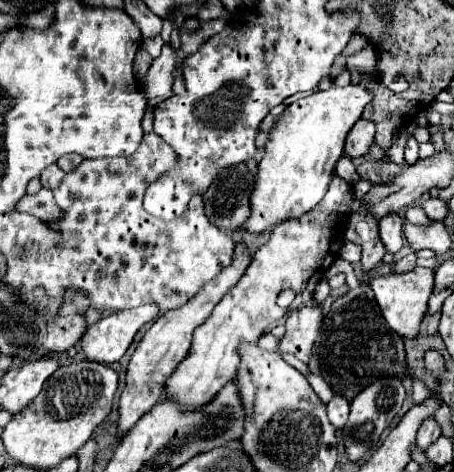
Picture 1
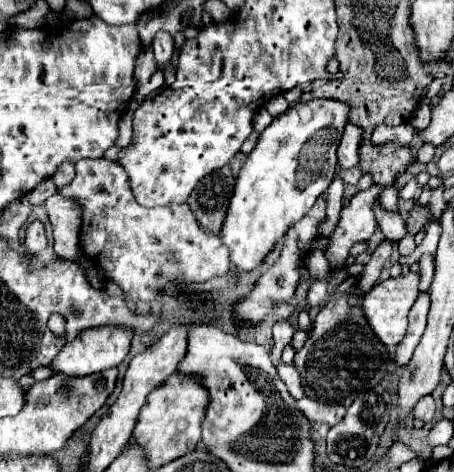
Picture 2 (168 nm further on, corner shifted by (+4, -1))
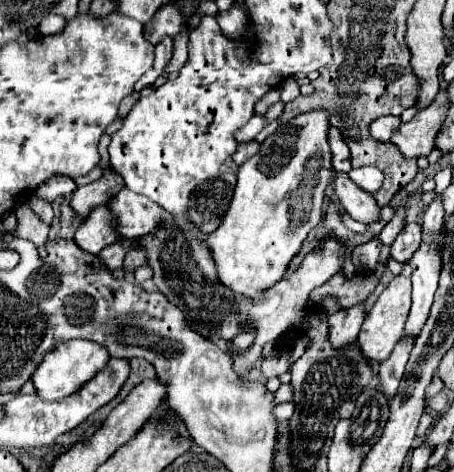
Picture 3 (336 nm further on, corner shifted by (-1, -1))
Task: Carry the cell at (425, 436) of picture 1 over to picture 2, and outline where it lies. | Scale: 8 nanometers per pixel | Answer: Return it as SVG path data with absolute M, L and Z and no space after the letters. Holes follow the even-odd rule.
M423 396L423 398L415 404L415 408L413 408L411 414L413 414L413 418L431 424L431 422L433 422L433 416L435 416L435 402L433 402L433 398L431 398L431 396Z

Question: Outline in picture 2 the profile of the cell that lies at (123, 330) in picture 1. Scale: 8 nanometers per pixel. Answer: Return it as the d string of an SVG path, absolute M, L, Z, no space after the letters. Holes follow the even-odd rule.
M125 326L87 328L73 342L65 344L65 348L61 350L61 356L57 356L57 360L53 360L51 366L55 368L55 372L67 374L67 376L85 376L85 374L103 372L107 368L115 368L127 356L133 336L135 336L135 332Z

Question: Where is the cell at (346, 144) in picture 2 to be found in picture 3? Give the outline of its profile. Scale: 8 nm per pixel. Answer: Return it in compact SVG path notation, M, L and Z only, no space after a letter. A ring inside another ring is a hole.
M336 128L328 130L328 142L332 150L332 166L336 172L350 172L350 150Z

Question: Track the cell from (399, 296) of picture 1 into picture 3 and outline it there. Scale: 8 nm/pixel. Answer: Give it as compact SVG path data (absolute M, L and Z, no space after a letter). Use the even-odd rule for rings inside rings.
M394 276L394 280L384 288L384 292L378 296L376 304L368 312L368 318L364 318L364 324L358 334L358 344L362 348L362 354L370 362L382 362L386 356L390 356L392 348L398 344L402 336L402 328L406 322L406 316L410 312L410 292L412 292L412 282L406 276Z

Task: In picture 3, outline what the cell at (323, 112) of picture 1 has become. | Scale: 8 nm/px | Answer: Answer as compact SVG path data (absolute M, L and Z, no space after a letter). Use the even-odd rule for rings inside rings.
M322 110L300 114L288 124L278 126L278 130L260 144L260 152L240 166L230 208L222 224L206 236L206 246L210 248L212 260L216 262L218 280L250 302L260 302L264 292L280 282L292 258L300 252L308 232L322 222L324 190L334 176L326 132L328 114Z

